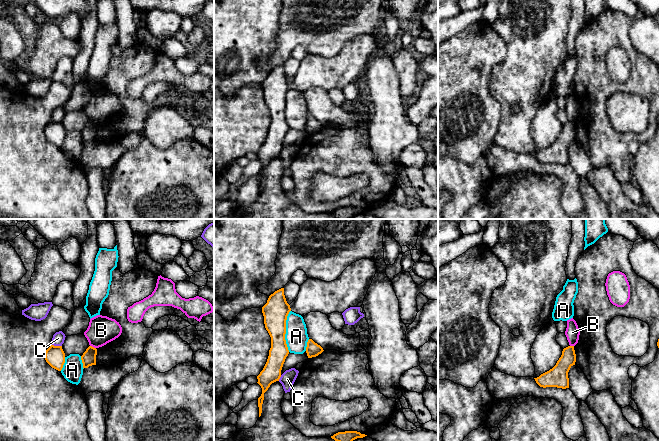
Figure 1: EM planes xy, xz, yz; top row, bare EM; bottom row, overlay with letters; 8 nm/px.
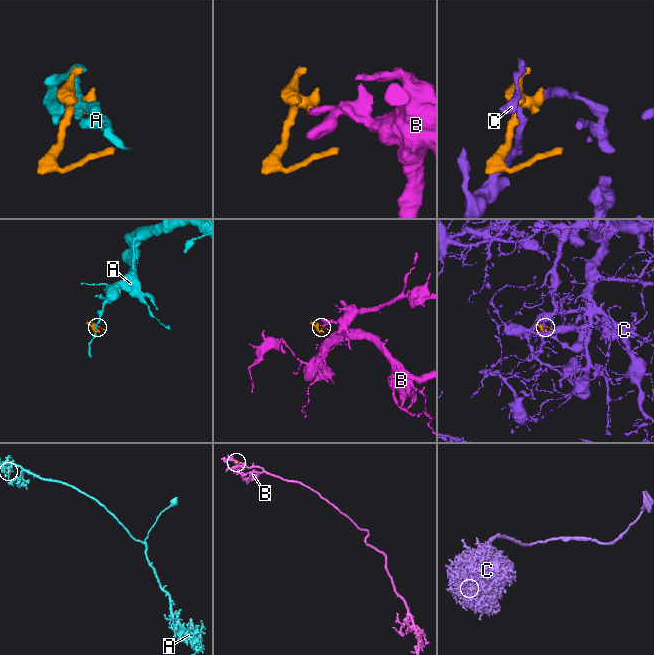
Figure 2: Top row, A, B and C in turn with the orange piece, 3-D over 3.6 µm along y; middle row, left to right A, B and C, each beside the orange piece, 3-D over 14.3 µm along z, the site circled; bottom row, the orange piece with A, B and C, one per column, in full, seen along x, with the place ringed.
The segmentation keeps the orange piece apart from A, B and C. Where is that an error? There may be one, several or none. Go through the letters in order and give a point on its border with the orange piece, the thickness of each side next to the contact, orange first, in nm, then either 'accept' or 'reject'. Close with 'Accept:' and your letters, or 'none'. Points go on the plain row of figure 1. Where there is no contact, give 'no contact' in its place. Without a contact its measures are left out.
A: contact xz (285, 107); calibres 200 and 180 nm; reject
B: contact xy (93, 123); calibres 120 and 220 nm; reject
C: contact xy (57, 122); calibres 160 and 100 nm; reject
Accept: none

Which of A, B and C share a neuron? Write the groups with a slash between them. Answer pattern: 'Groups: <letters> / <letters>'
Groups: A / B / C

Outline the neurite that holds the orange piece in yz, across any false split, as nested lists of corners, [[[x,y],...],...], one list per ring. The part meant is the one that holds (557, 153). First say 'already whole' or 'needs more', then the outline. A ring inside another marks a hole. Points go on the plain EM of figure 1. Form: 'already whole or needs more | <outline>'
already whole | [[[568,122],[563,125],[561,133],[552,145],[534,155],[536,159],[543,164],[569,164],[568,148],[570,144],[575,141],[575,138],[576,130],[574,122]]]

